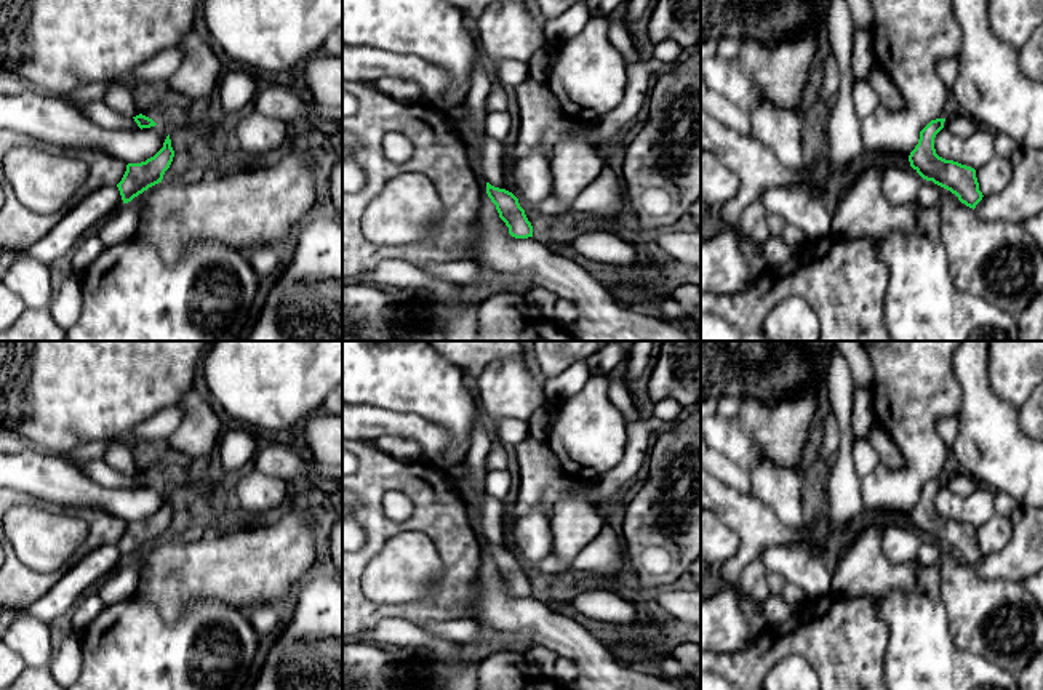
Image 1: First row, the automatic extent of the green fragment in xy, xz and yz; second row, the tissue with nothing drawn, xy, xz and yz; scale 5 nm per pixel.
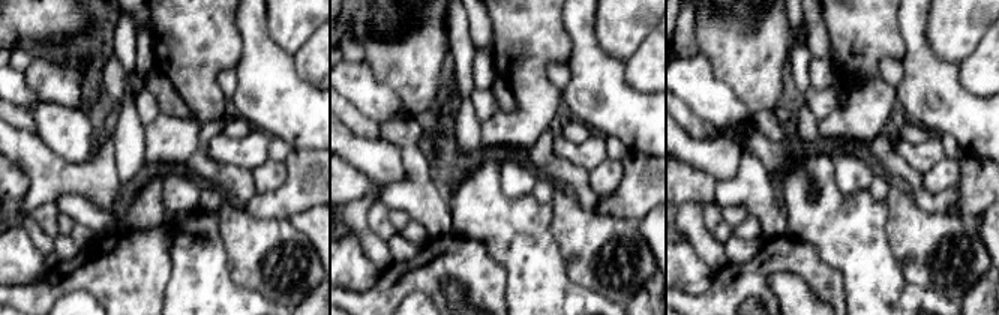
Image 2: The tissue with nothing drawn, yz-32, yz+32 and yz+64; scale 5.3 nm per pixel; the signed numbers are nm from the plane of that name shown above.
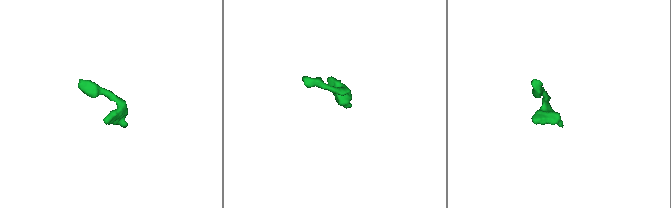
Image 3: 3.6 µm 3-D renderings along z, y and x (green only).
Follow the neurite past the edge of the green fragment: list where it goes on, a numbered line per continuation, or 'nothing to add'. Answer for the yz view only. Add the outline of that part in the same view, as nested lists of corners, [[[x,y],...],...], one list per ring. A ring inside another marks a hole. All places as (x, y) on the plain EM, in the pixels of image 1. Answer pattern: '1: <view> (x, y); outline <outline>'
nothing to add

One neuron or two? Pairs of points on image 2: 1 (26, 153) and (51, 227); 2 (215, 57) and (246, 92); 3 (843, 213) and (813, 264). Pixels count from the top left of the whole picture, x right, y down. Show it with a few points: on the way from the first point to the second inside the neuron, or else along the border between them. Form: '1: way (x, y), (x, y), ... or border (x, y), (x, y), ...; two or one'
1: border (53, 200), (41, 203), (30, 213); two
2: border (240, 33), (242, 54), (234, 68); two
3: border (789, 234), (810, 243), (843, 279); two

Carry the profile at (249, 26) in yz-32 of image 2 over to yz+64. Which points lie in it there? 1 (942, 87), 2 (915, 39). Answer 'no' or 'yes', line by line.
1: yes
2: yes

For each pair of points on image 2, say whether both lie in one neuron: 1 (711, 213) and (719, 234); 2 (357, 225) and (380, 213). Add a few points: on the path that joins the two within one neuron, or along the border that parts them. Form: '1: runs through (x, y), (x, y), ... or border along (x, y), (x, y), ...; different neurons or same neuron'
1: runs through (713, 218), (719, 230); same neuron
2: border along (378, 198), (369, 209), (368, 225), (387, 242); different neurons

